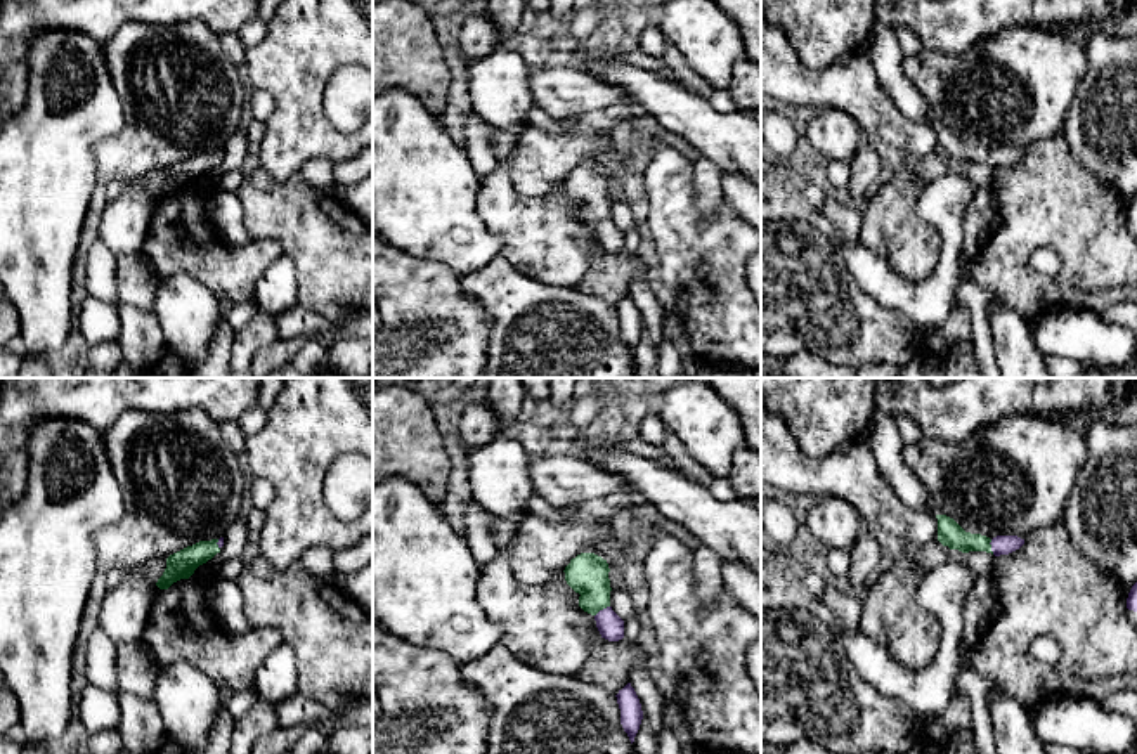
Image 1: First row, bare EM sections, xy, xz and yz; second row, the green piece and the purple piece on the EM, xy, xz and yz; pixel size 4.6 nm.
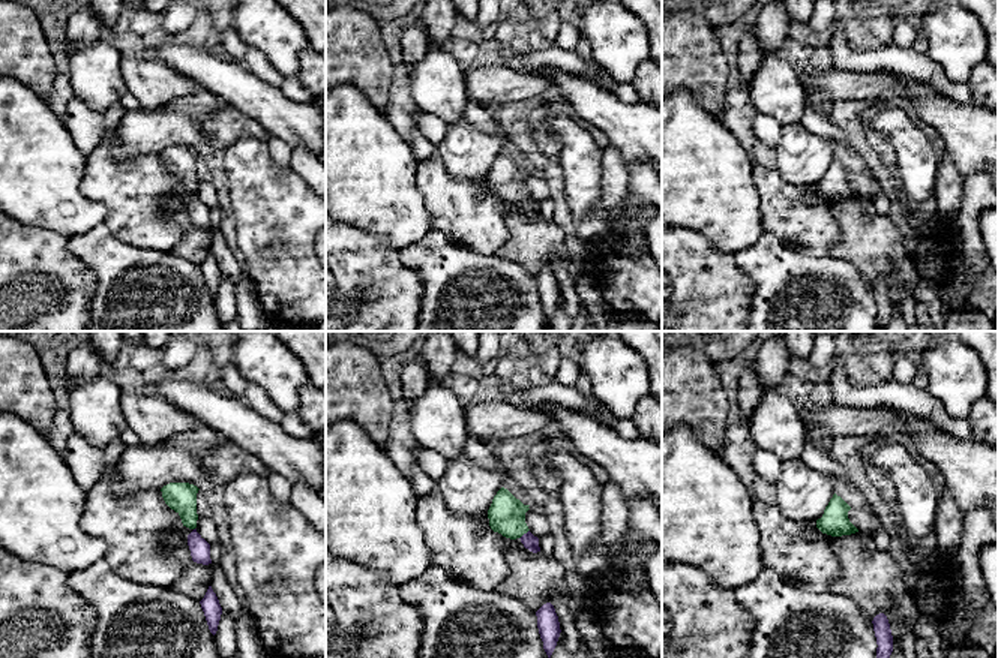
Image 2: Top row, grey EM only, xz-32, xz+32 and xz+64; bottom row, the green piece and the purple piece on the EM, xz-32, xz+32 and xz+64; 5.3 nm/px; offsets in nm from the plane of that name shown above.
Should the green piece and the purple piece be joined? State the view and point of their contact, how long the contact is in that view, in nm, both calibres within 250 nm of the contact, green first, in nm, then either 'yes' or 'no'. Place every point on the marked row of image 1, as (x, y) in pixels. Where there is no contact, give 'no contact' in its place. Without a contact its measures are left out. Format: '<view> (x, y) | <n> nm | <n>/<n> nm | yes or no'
xz (602, 609) | 90 nm | 190/120 nm | yes

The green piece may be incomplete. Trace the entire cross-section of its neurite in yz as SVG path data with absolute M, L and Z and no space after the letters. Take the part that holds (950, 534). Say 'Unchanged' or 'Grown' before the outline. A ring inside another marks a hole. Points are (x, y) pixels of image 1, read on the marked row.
Grown. M936 515L938 518L938 541L950 549L962 553L986 551L995 556L1009 555L1024 544L1024 539L1017 536L997 536L993 539L965 532L953 518L946 515Z

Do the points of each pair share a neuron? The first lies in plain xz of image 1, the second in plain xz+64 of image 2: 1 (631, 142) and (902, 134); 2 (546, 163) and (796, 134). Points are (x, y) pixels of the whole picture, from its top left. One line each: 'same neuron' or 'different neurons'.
1: different neurons
2: same neuron

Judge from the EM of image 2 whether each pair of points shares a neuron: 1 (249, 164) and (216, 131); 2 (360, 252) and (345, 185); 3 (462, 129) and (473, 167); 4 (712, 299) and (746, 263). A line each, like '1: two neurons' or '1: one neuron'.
1: two neurons
2: two neurons
3: one neuron
4: two neurons

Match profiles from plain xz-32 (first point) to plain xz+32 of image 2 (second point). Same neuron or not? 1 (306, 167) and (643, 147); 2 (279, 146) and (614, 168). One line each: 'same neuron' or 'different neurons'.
1: different neurons
2: same neuron

